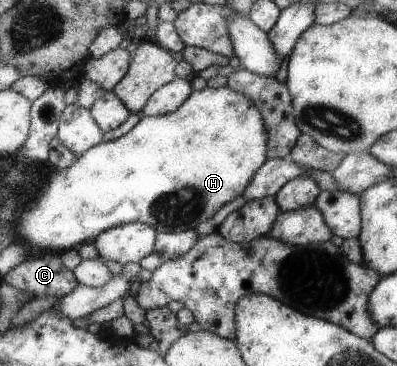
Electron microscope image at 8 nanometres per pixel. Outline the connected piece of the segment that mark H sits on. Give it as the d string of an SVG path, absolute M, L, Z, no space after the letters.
M222 86L218 89L203 87L193 91L191 96L175 112L159 116L143 117L137 126L134 126L127 134L112 141L103 141L93 148L85 151L79 158L65 170L53 170L44 178L44 184L38 187L32 200L29 210L25 210L18 217L16 231L20 243L24 244L35 254L45 254L47 252L59 252L71 250L73 247L79 248L85 242L94 240L105 230L126 225L129 223L142 222L152 226L158 233L177 233L195 229L199 224L211 220L227 202L243 196L247 186L252 182L257 170L268 160L269 136L267 127L264 125L264 118L257 106L248 100L245 93L241 94L238 90L233 90L230 86Z

